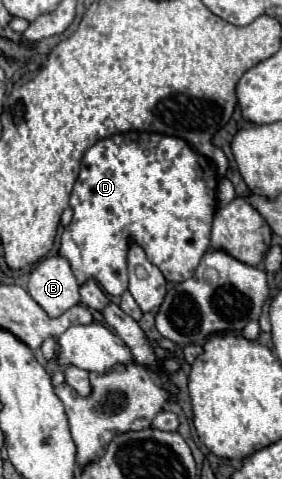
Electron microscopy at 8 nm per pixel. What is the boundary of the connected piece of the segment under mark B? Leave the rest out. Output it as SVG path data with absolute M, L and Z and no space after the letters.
M61 256L43 258L29 276L29 294L51 316L61 316L71 306L79 304L79 284L71 266Z

